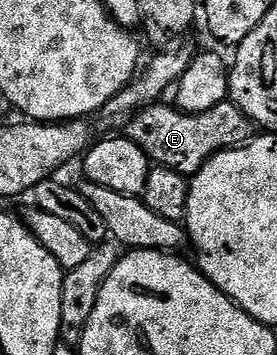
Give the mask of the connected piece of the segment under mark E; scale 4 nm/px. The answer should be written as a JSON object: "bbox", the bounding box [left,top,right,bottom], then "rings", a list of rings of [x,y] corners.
{"bbox":[126,101,254,177],"rings":[[[161,101],[137,111],[126,124],[126,138],[134,141],[138,149],[148,154],[149,160],[157,167],[174,169],[174,173],[191,177],[218,153],[231,147],[243,147],[254,135],[254,124],[230,101],[206,109],[206,113],[186,113],[175,105]]]}

